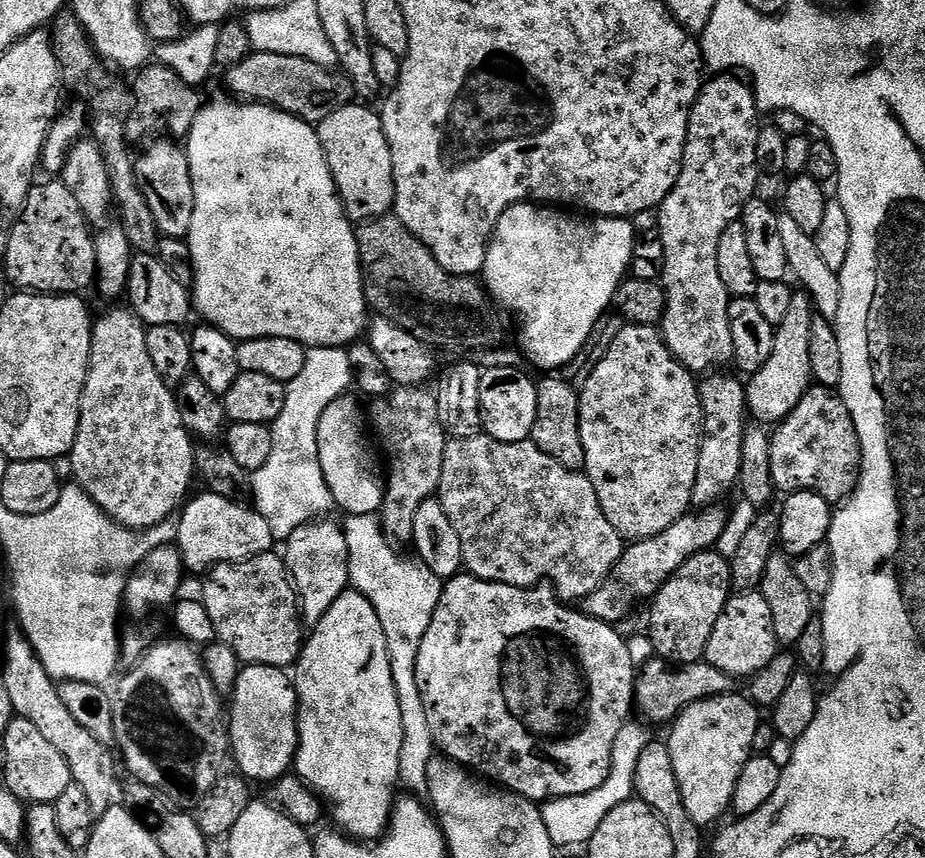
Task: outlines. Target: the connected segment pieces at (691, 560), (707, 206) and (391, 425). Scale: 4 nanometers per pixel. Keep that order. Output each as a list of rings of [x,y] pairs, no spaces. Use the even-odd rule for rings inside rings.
[[[715,550],[700,552],[697,556],[689,556],[688,561],[651,597],[652,609],[648,612],[648,636],[650,648],[661,660],[670,660],[673,664],[699,664],[704,660],[704,651],[710,642],[710,634],[714,634],[714,622],[726,606],[729,596],[733,595],[730,578],[729,557],[721,556]]]
[[[716,74],[711,78],[713,80],[709,84],[707,81],[701,87],[696,105],[692,107],[678,182],[674,182],[674,190],[666,194],[658,209],[658,235],[664,251],[662,287],[665,294],[664,318],[658,327],[674,358],[693,374],[711,373],[719,369],[716,368],[719,364],[732,360],[728,313],[730,297],[718,274],[718,238],[722,238],[722,230],[726,230],[726,226],[739,221],[746,202],[757,195],[756,179],[762,176],[758,166],[758,134],[762,127],[762,113],[756,103],[755,92],[736,74]]]
[[[424,386],[393,387],[386,396],[379,397],[370,408],[370,428],[380,439],[384,460],[388,463],[384,480],[384,501],[379,510],[380,524],[386,538],[393,545],[411,545],[414,534],[414,514],[422,502],[439,493],[442,482],[442,458],[446,454],[449,437],[438,418],[435,391]]]

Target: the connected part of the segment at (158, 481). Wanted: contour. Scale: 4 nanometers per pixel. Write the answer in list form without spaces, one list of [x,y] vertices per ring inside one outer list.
[[[120,306],[109,307],[112,308],[109,312],[104,312],[101,316],[97,315],[92,325],[92,349],[88,359],[86,382],[80,399],[78,434],[74,438],[74,446],[70,453],[70,461],[72,460],[71,479],[79,484],[82,491],[88,494],[111,520],[121,524],[124,528],[139,530],[150,526],[158,526],[158,522],[171,520],[181,511],[182,505],[190,496],[188,487],[192,484],[192,476],[194,480],[197,475],[196,458],[198,452],[197,449],[192,449],[194,437],[188,433],[186,426],[182,426],[182,418],[178,415],[178,406],[173,389],[168,388],[166,382],[162,382],[162,378],[158,378],[158,370],[154,370],[154,362],[150,359],[150,350],[146,350],[146,326],[135,316],[131,308],[127,306],[116,307]]]

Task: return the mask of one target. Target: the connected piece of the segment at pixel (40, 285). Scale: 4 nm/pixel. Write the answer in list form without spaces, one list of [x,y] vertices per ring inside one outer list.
[[[52,178],[49,180],[52,180],[49,184],[37,183],[30,190],[30,194],[24,203],[22,214],[16,219],[16,225],[12,228],[8,249],[2,258],[2,264],[4,264],[2,272],[3,275],[7,276],[9,285],[11,285],[13,289],[21,292],[35,292],[37,294],[47,294],[50,296],[75,296],[77,294],[84,294],[84,291],[86,291],[88,287],[91,289],[96,282],[96,241],[94,239],[94,232],[87,218],[82,214],[78,202],[74,198],[74,194],[70,194],[70,190],[66,190],[66,186],[59,179]]]

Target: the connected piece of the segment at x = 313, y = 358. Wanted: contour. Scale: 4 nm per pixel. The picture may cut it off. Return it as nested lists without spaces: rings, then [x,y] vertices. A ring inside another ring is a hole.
[[[310,348],[305,356],[302,374],[286,384],[282,414],[278,414],[270,426],[274,438],[274,446],[270,446],[270,462],[250,476],[254,507],[266,522],[270,522],[272,539],[276,542],[285,542],[293,528],[327,517],[327,512],[333,511],[332,495],[318,462],[318,418],[322,418],[330,402],[345,395],[354,384],[350,358],[345,349]]]

